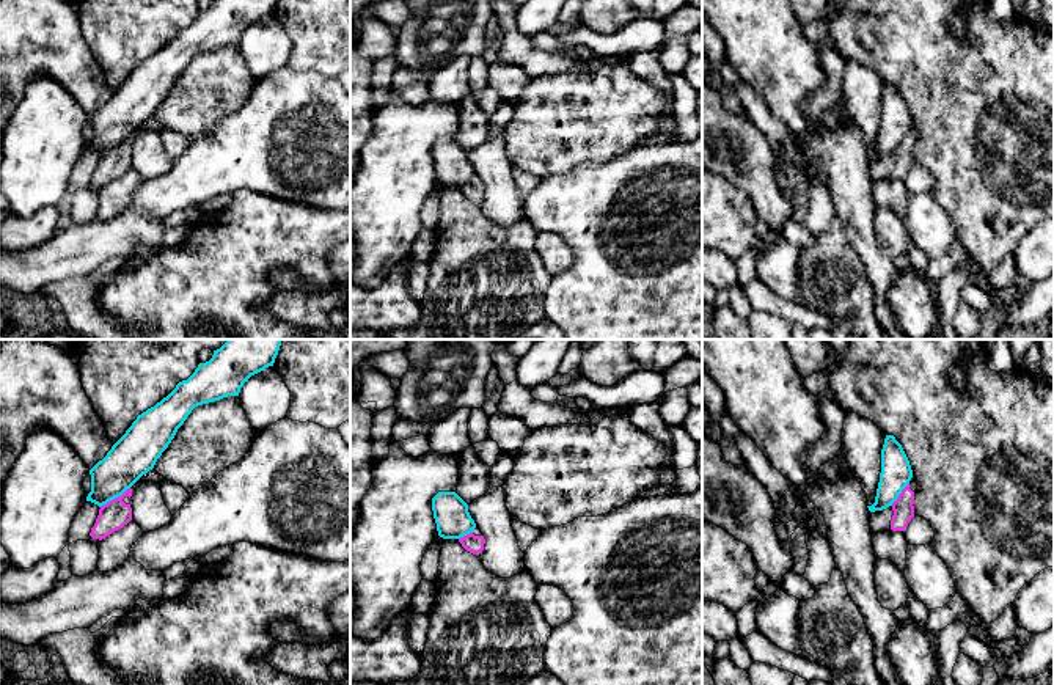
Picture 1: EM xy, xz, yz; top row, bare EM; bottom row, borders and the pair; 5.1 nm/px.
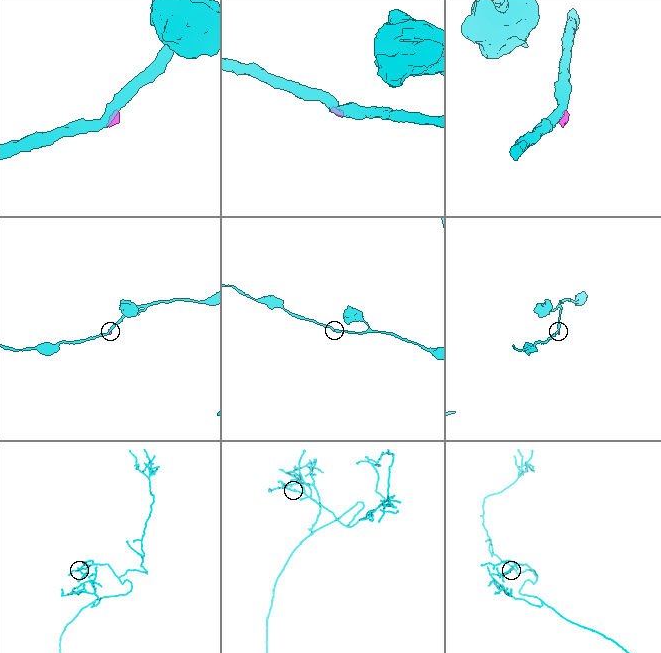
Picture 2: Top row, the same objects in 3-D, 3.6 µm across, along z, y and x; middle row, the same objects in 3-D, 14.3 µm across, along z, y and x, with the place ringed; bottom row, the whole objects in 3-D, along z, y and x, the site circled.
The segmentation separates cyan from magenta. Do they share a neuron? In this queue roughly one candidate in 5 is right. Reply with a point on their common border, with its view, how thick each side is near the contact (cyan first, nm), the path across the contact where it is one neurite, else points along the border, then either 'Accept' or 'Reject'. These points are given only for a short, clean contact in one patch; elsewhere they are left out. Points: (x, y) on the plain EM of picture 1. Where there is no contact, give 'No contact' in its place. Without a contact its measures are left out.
Touches cyan at xy (113, 146). Thickness 220 nm (cyan) against 150 nm. Boundary: xy (129, 135), (99, 154). Reject

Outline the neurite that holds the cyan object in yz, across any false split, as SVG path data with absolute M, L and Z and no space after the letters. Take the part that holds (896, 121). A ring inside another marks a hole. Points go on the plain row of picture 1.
M886 83L881 97L881 121L875 151L867 154L870 160L883 159L898 146L909 132L913 118L909 108L894 83Z

